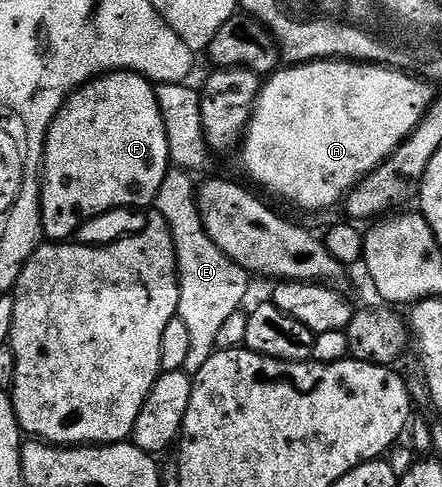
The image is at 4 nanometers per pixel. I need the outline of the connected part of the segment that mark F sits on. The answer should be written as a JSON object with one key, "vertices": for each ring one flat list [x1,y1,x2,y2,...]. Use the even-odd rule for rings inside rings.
{"vertices":[[108,72,83,84,67,99,54,120,42,157,42,231,47,237,66,242,78,228,78,220,98,216,113,208,153,205,166,172,172,167,168,134,157,105,155,85,134,72]]}

